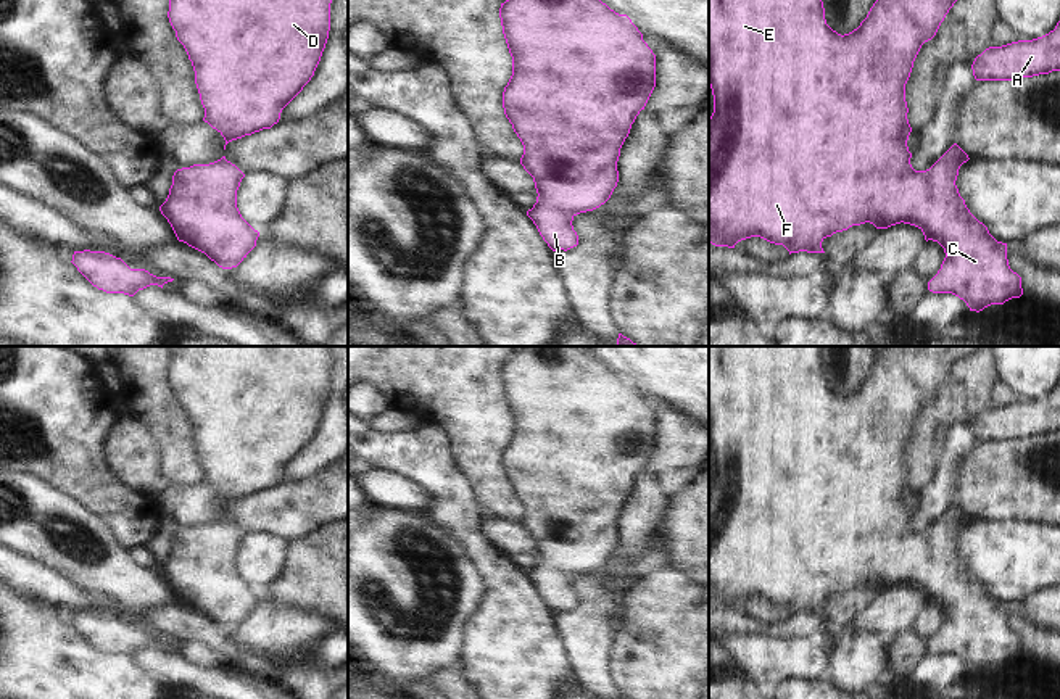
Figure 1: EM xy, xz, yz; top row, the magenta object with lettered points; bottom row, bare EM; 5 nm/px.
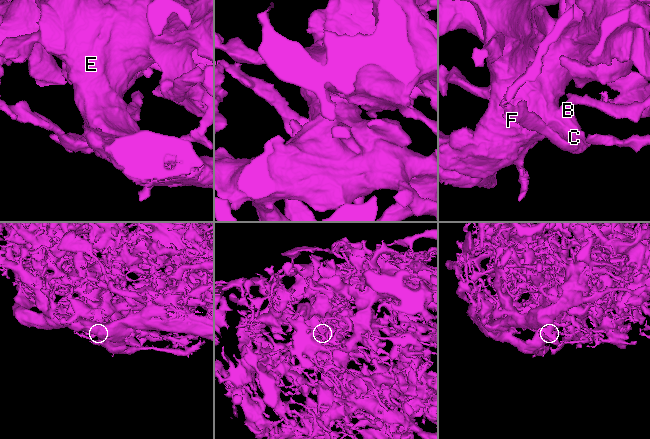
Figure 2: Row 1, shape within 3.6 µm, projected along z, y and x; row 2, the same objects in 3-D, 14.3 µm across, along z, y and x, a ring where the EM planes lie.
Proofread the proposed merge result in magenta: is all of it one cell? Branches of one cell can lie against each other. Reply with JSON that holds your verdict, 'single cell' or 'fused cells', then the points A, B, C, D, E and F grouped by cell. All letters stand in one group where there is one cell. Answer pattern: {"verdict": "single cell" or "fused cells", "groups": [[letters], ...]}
{"verdict": "single cell", "groups": [["A", "B", "C", "D", "E", "F"]]}

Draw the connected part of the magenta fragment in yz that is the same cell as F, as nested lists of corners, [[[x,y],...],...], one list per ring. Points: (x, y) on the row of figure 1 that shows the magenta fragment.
[[[709,0],[709,85],[714,95],[714,113],[709,118],[709,243],[735,248],[741,240],[760,237],[770,243],[783,245],[789,254],[825,253],[822,242],[836,232],[865,222],[876,229],[888,229],[896,224],[918,227],[925,240],[938,242],[946,253],[938,274],[928,282],[933,293],[952,293],[963,300],[970,311],[983,311],[991,304],[1004,304],[1023,295],[1021,277],[1013,272],[1007,259],[1007,243],[997,242],[967,208],[955,185],[959,169],[970,158],[954,143],[930,169],[915,171],[910,164],[912,153],[907,140],[912,127],[907,119],[905,84],[910,77],[913,61],[921,45],[931,40],[949,10],[957,0],[876,0],[867,18],[849,34],[838,34],[825,19],[822,0]]]

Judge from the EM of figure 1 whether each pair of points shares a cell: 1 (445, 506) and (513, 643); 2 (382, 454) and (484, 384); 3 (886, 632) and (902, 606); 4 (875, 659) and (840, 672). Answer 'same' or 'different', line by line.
1: same
2: different
3: same
4: same

